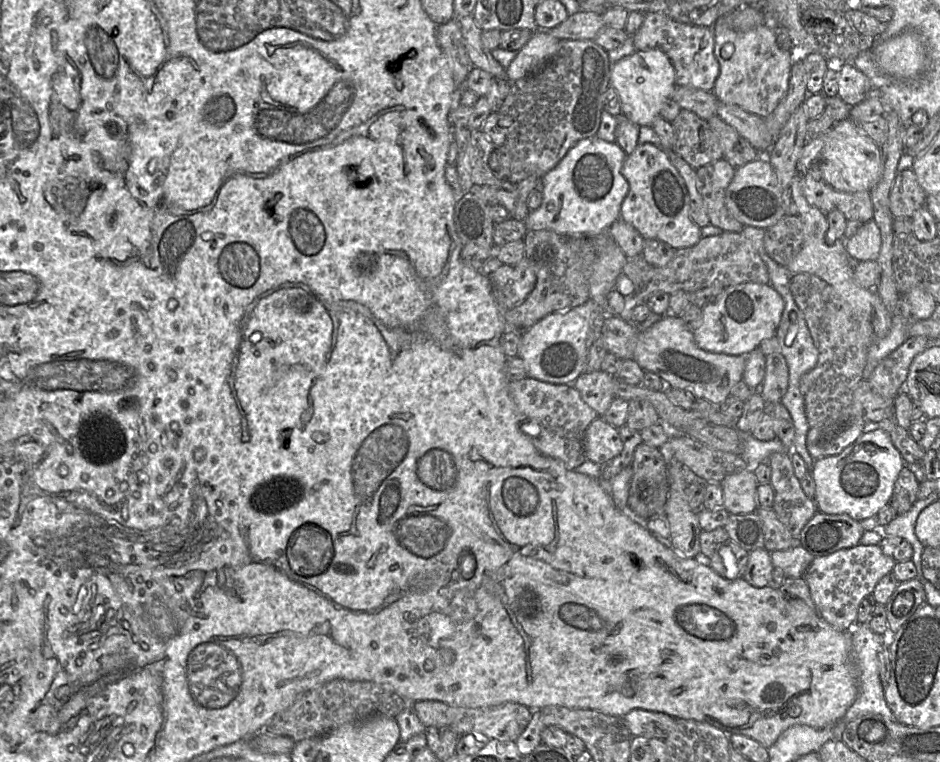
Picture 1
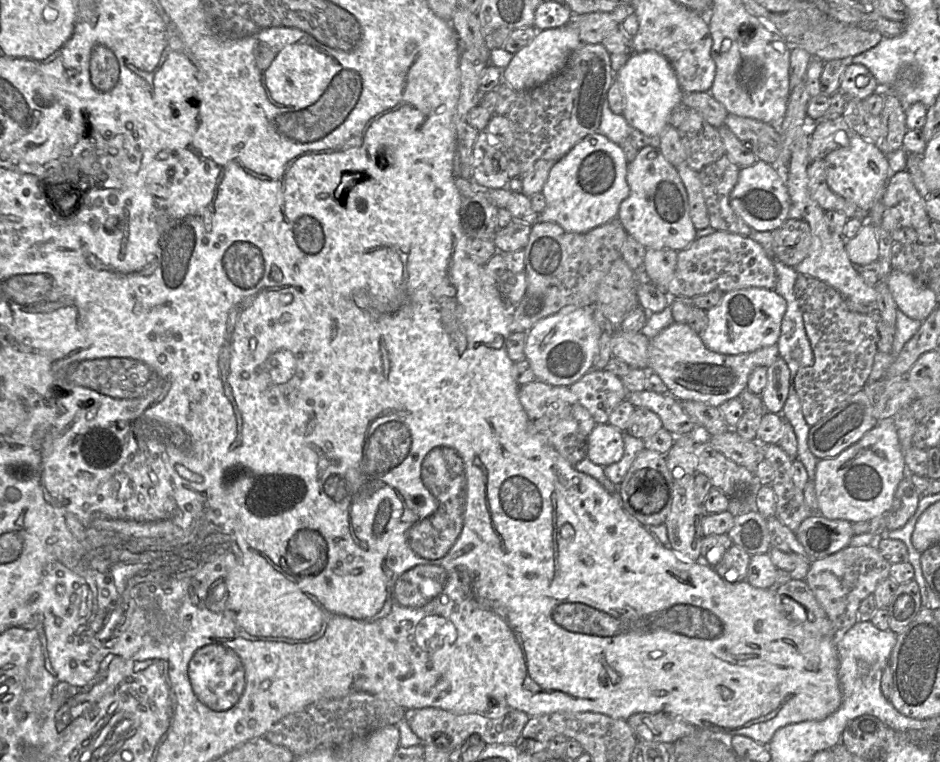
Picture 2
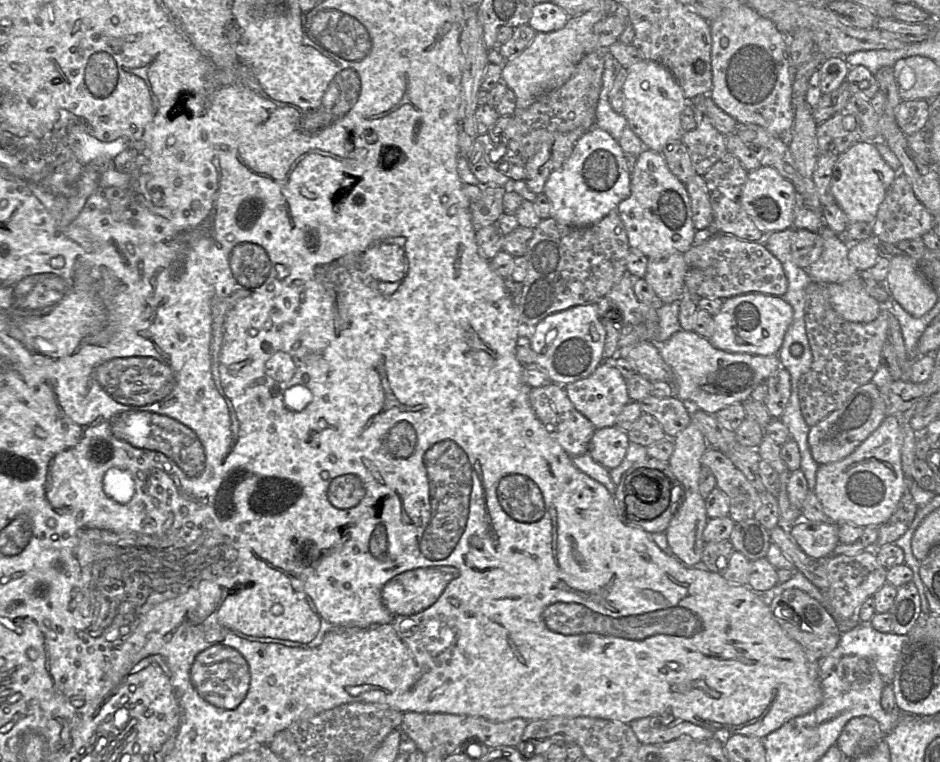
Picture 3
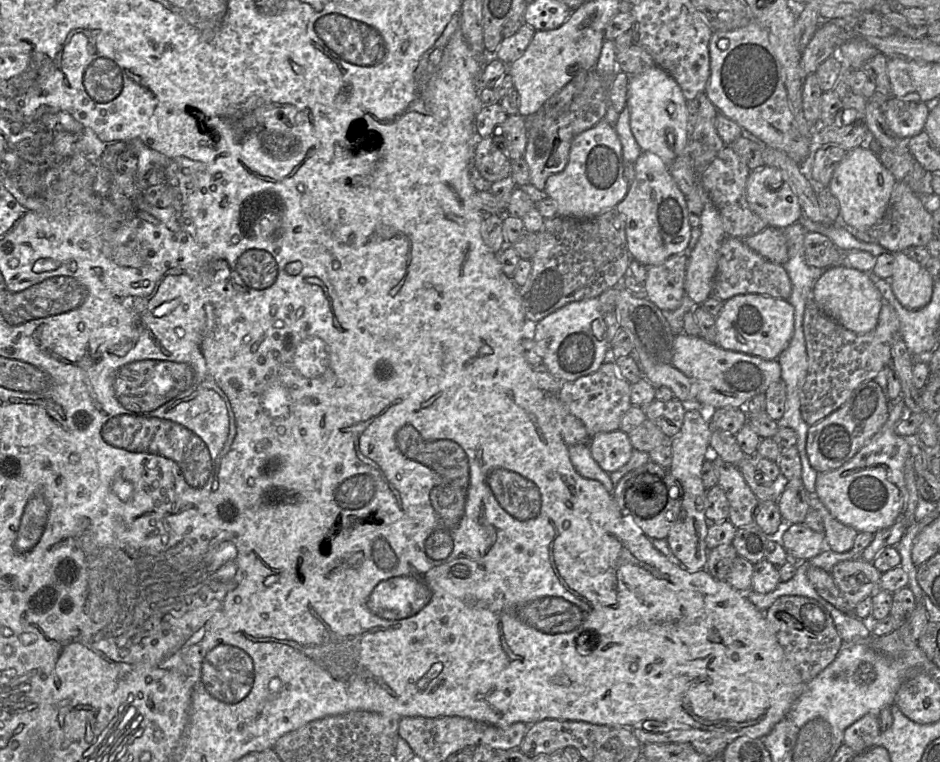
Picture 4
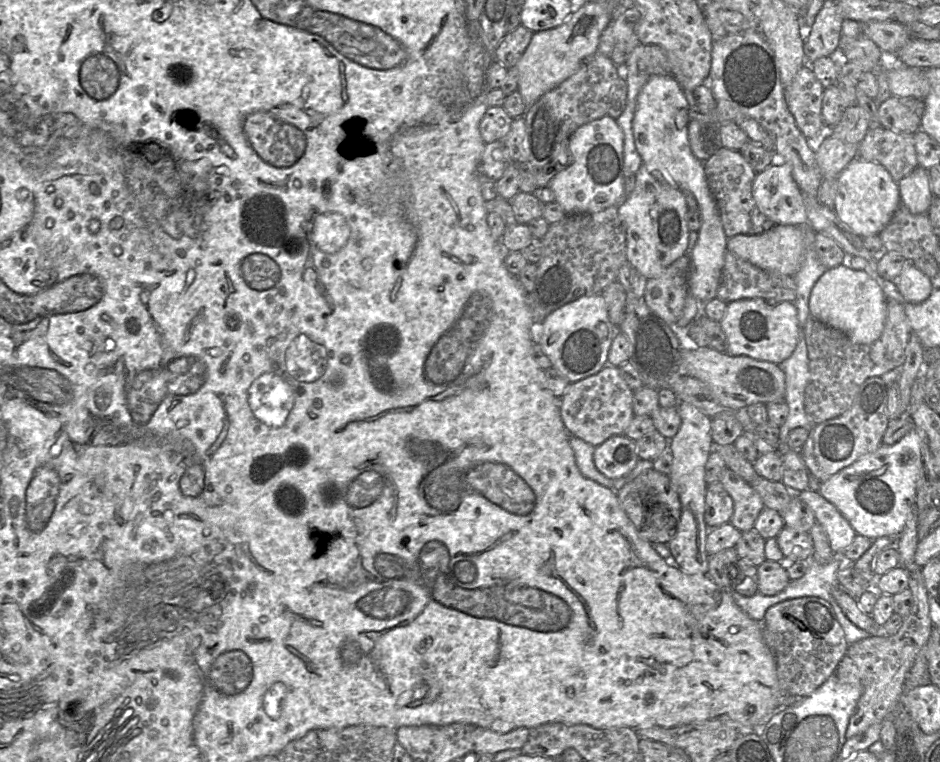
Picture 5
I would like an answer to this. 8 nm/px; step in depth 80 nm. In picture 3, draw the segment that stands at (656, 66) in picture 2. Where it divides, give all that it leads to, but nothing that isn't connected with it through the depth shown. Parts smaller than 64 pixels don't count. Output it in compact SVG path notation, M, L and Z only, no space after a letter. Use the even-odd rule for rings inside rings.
M647 59L630 66L623 92L625 102L622 114L632 132L648 149L661 153L670 142L682 140L685 131L681 125L681 114L687 106L687 99L666 67Z

